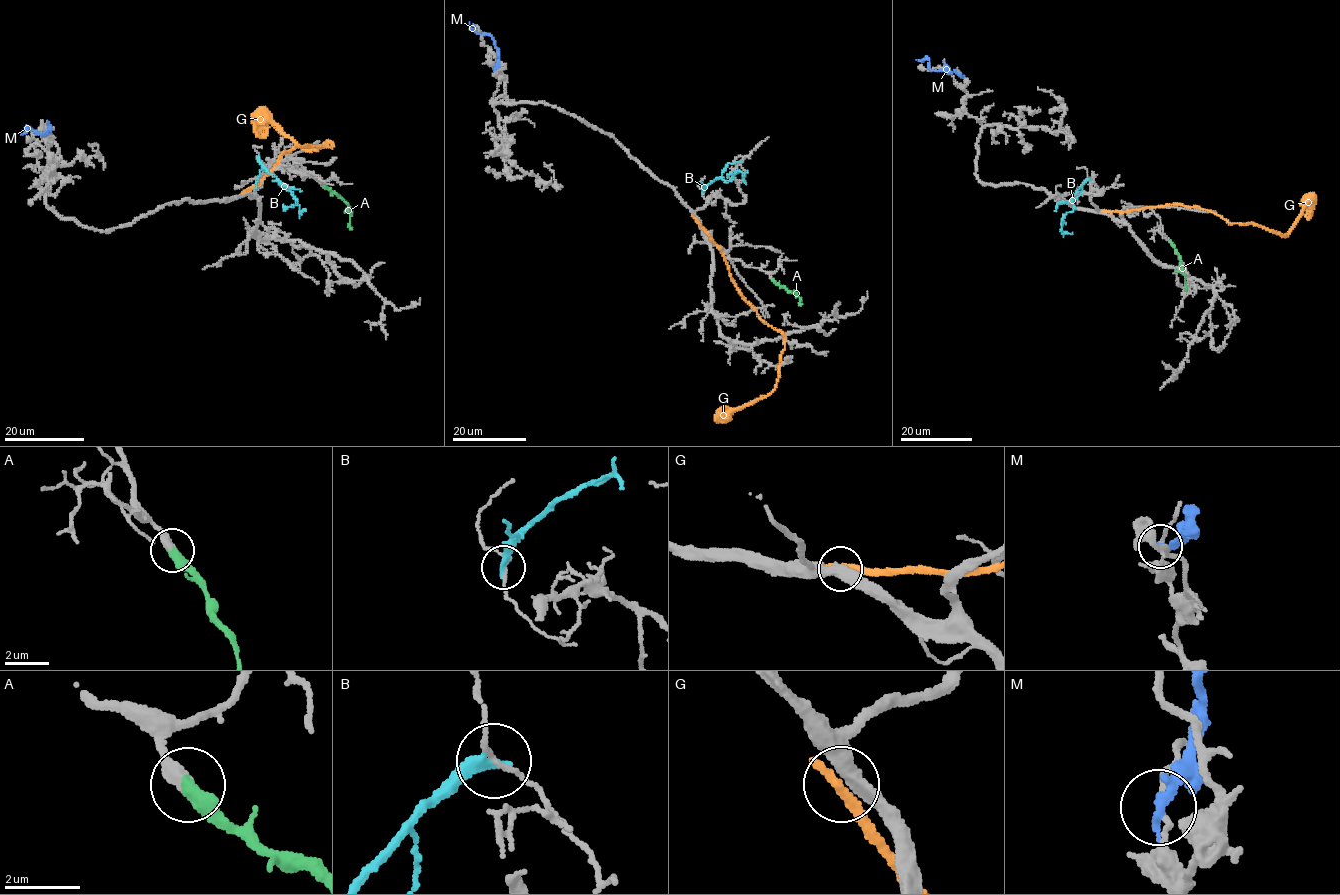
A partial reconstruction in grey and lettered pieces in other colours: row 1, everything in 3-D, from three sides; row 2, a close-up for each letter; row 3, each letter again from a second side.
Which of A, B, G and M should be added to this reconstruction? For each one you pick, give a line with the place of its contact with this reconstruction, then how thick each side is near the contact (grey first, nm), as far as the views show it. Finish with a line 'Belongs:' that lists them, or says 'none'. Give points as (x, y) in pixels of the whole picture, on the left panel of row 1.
A: contact (323, 186); calibres 360 and 440 nm
Belongs: A

